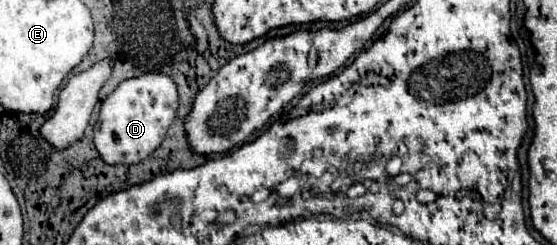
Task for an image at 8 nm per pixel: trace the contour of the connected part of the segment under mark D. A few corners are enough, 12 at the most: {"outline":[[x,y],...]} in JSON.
{"outline":[[165,74],[121,82],[95,128],[105,164],[139,164],[175,120]]}

